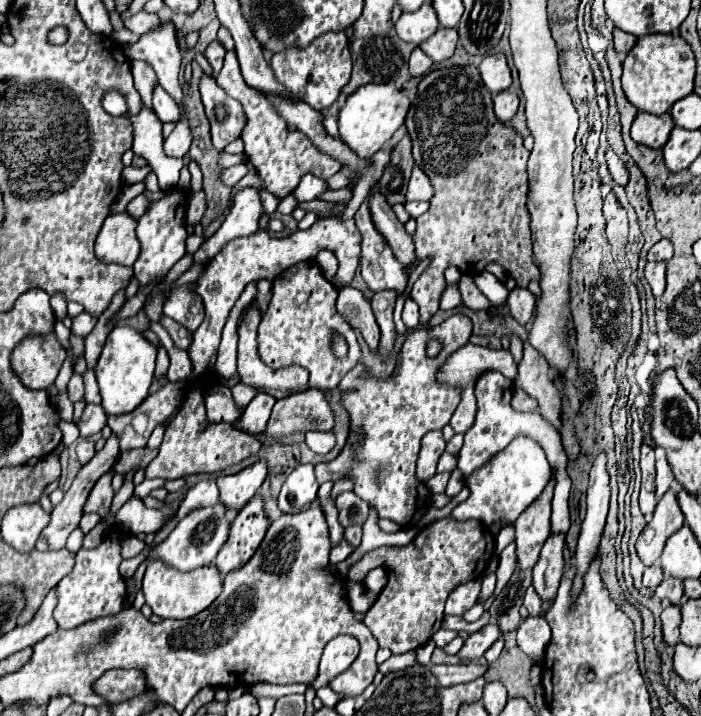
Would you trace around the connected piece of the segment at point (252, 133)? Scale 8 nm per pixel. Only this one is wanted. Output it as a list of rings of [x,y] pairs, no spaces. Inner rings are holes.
[[[226,52],[224,58],[224,66],[216,76],[218,86],[232,98],[236,98],[246,114],[246,126],[242,130],[242,140],[246,146],[246,154],[250,156],[250,162],[254,164],[254,168],[258,170],[258,176],[262,176],[264,188],[268,192],[272,192],[278,198],[284,198],[286,194],[290,194],[296,186],[302,174],[312,172],[314,176],[328,180],[332,174],[336,174],[340,170],[340,162],[330,158],[328,154],[322,154],[314,148],[314,144],[310,144],[310,140],[306,136],[302,136],[302,132],[298,130],[288,130],[286,122],[278,116],[278,112],[272,108],[272,104],[254,88],[250,88],[242,74],[240,74],[240,66],[236,60],[236,52]]]

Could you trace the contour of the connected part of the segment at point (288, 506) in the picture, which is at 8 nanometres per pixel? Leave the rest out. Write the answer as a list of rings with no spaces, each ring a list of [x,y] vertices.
[[[302,464],[296,470],[290,472],[286,478],[280,496],[278,496],[278,508],[284,512],[298,512],[302,506],[314,502],[318,492],[318,482],[314,476],[314,464]]]

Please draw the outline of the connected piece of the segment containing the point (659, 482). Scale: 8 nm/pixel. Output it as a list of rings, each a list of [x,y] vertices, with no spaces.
[[[656,448],[656,498],[658,500],[672,486],[672,482],[674,482],[674,476],[672,476],[672,470],[670,470],[670,466],[666,462],[664,450]]]

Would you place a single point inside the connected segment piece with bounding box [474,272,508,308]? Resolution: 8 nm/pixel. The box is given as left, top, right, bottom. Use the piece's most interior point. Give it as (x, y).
(490, 286)

